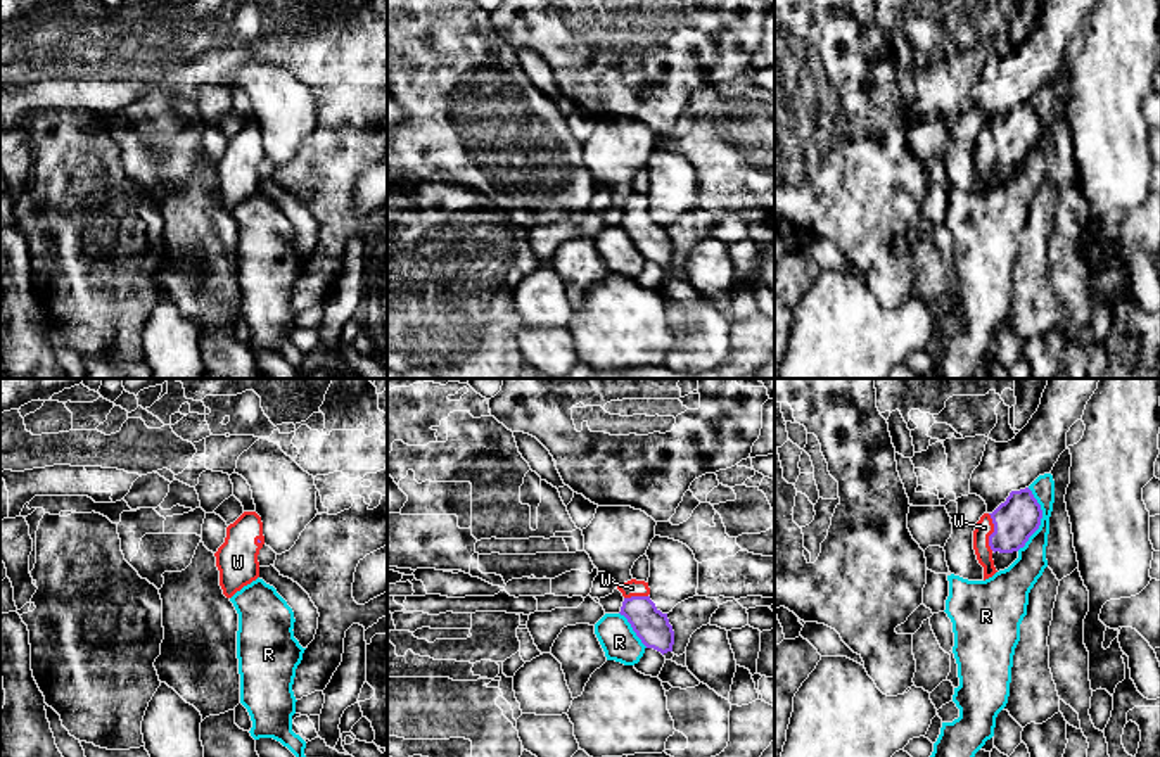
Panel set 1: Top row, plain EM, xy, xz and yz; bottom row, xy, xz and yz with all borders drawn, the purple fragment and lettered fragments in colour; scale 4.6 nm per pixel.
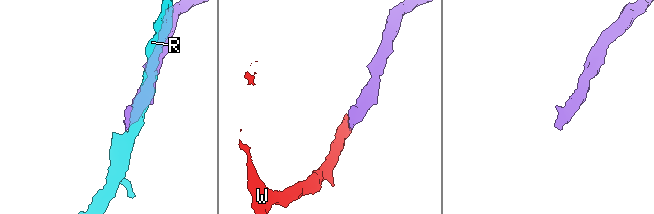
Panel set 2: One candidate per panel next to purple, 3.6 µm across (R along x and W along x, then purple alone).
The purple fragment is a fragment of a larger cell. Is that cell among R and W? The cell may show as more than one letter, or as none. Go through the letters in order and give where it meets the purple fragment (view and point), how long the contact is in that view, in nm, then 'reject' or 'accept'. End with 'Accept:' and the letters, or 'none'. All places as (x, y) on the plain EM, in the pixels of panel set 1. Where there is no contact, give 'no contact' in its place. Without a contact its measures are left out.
R: contact yz (1039, 133); length 300 nm; reject
W: contact yz (993, 146); length 180 nm; accept
Accept: W

